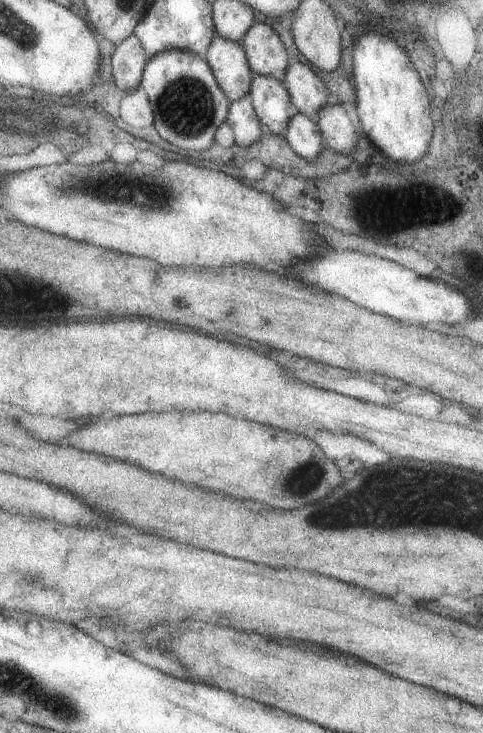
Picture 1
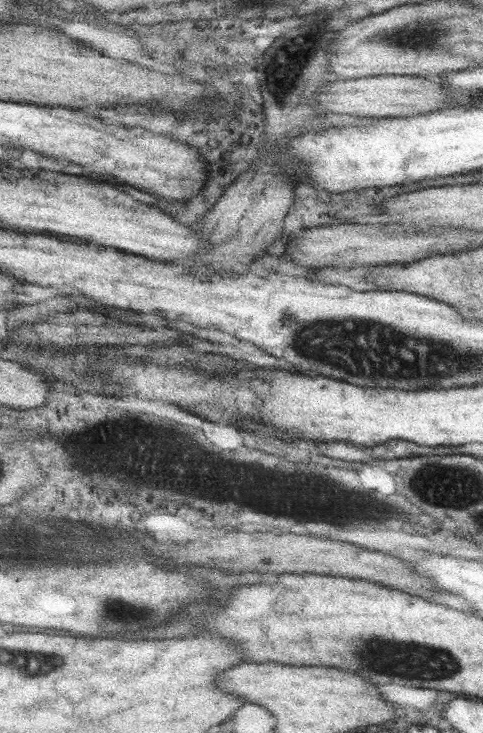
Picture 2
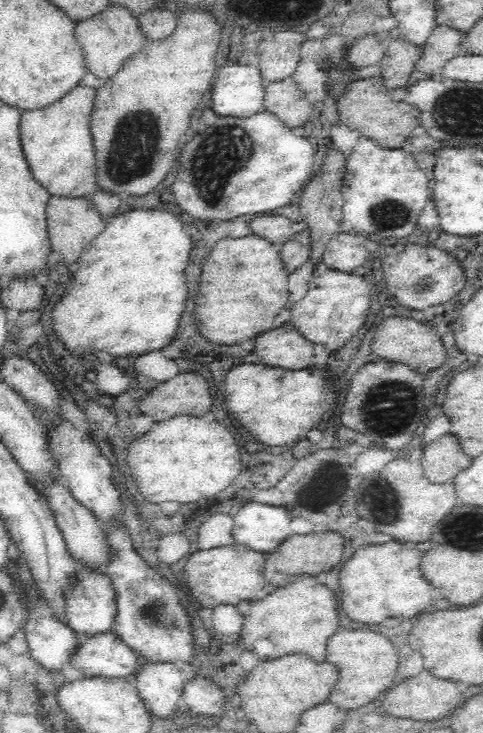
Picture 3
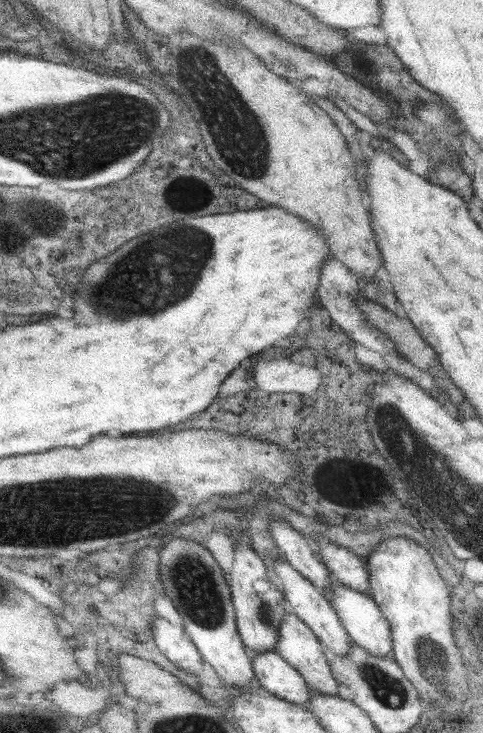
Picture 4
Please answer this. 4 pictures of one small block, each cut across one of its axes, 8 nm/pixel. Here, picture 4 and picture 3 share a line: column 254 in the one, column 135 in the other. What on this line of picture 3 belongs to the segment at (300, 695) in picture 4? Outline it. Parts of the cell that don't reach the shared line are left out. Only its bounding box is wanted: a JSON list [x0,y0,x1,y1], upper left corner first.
[68,628,138,678]

